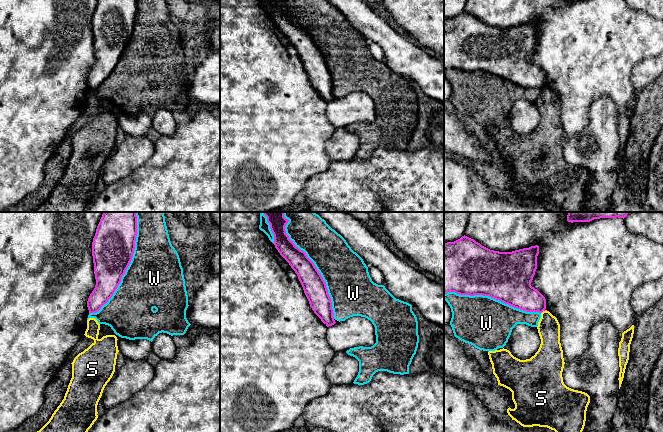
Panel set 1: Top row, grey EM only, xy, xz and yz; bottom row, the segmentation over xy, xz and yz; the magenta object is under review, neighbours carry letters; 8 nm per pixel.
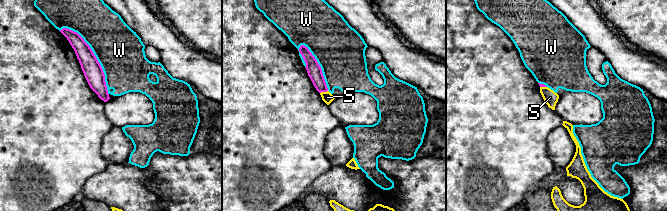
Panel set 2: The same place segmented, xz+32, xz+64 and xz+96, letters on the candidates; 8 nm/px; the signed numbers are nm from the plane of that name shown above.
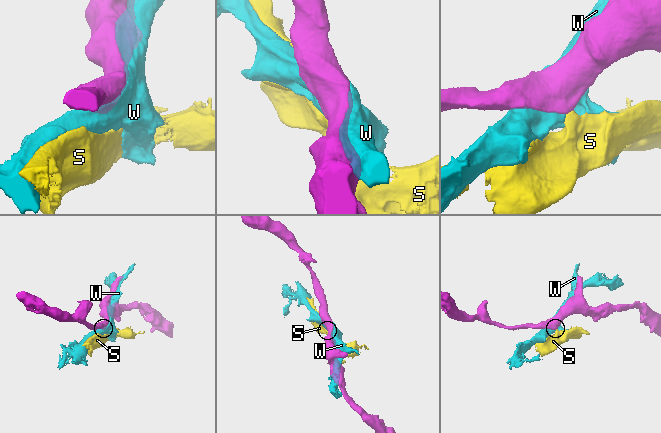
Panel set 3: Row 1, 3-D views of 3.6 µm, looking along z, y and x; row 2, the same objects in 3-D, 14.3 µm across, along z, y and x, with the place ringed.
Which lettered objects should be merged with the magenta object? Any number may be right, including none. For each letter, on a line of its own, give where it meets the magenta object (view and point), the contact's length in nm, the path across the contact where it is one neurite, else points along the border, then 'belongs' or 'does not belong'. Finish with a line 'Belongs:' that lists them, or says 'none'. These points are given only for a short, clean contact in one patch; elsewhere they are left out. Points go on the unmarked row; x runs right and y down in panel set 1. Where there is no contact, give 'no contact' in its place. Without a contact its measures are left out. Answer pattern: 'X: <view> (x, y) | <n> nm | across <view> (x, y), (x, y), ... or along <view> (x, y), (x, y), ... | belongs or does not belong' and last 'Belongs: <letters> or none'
S: yz (543, 86) | 50 nm | along yz (545, 86), (541, 89) | does not belong
W: xz (317, 46) | 850 nm | does not belong
Belongs: none

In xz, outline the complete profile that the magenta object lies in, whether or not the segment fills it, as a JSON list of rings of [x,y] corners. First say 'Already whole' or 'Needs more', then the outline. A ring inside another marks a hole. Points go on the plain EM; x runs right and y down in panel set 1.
Already whole. [[[270,0],[275,24],[297,50],[314,89],[327,103],[332,102],[336,98],[326,59],[306,29],[289,15],[285,2],[286,0]]]

